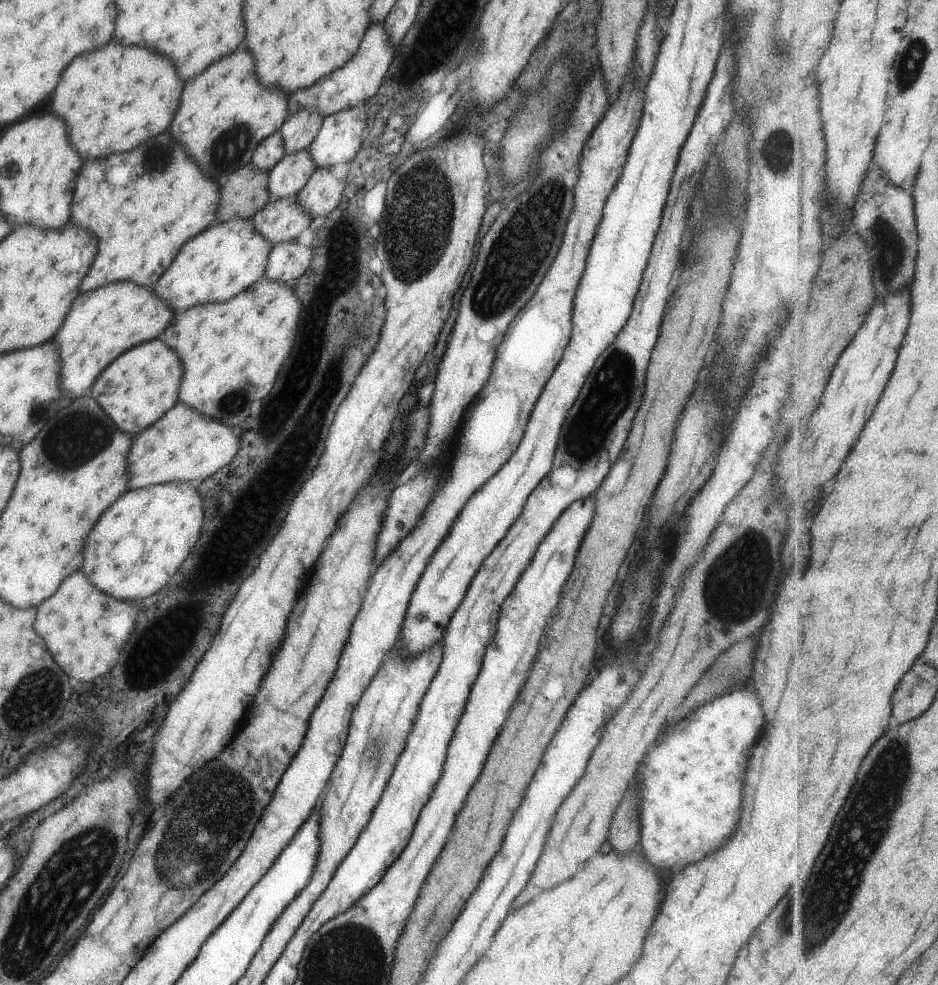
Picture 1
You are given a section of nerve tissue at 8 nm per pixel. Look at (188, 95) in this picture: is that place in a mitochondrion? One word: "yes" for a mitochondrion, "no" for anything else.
no

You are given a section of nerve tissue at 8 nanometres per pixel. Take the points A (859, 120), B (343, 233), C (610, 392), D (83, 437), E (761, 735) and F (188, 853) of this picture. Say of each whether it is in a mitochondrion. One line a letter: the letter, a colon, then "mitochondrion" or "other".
A: other
B: other
C: mitochondrion
D: mitochondrion
E: other
F: mitochondrion

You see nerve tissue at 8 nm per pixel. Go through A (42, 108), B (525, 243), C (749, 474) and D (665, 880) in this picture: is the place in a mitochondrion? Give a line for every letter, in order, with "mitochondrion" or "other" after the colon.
A: other
B: mitochondrion
C: other
D: other

